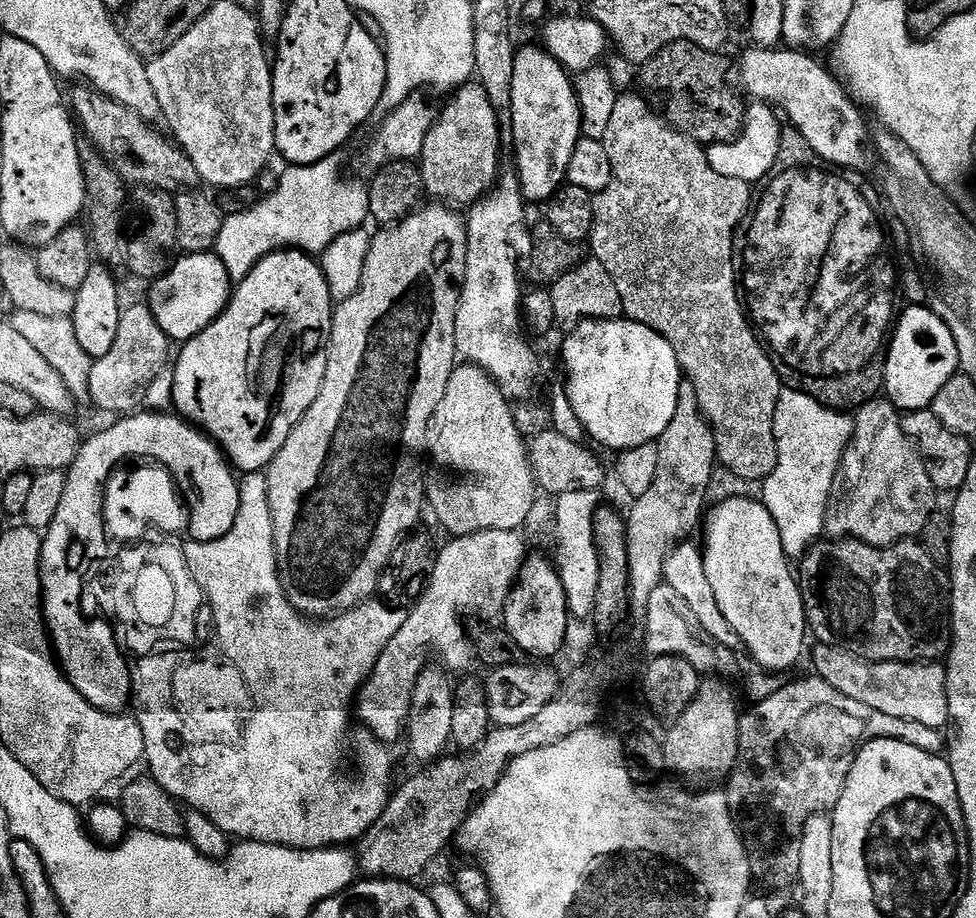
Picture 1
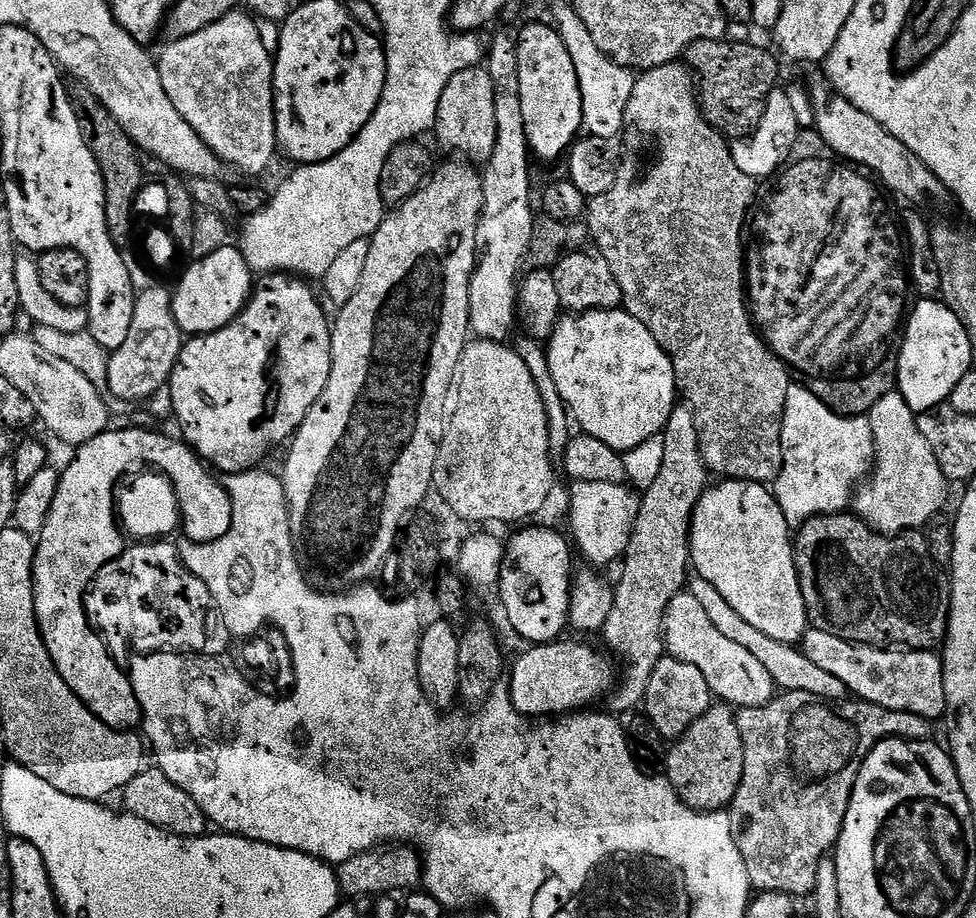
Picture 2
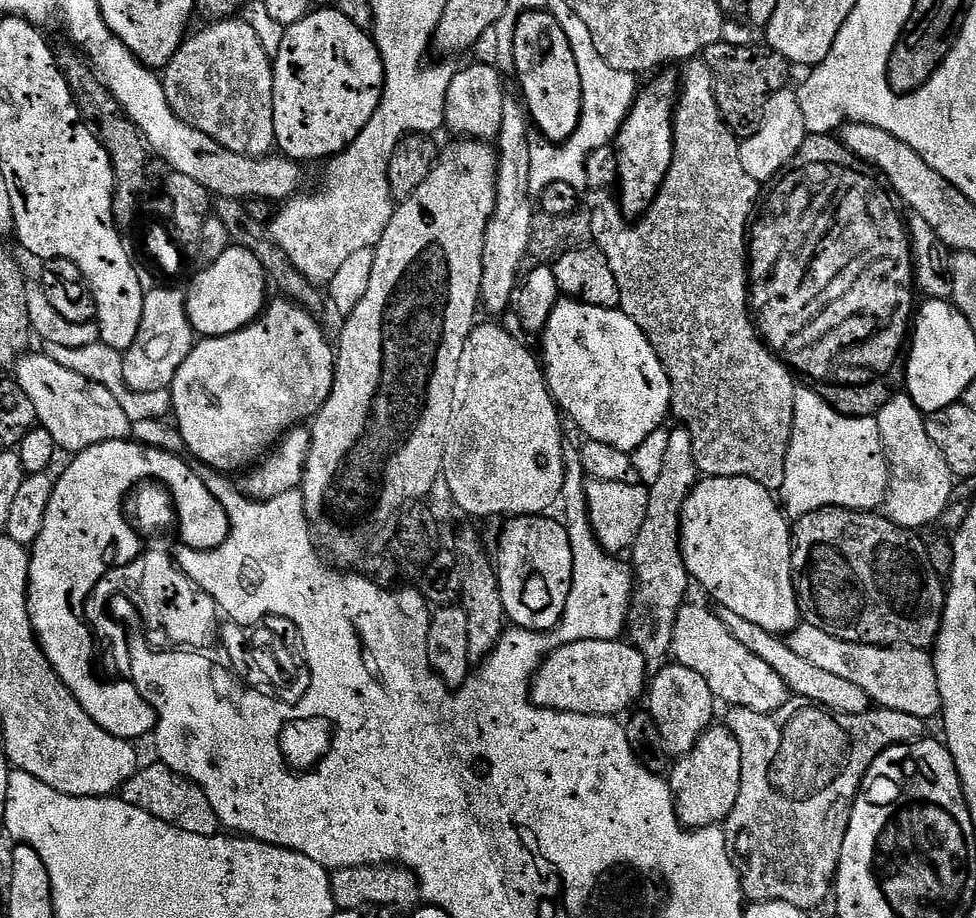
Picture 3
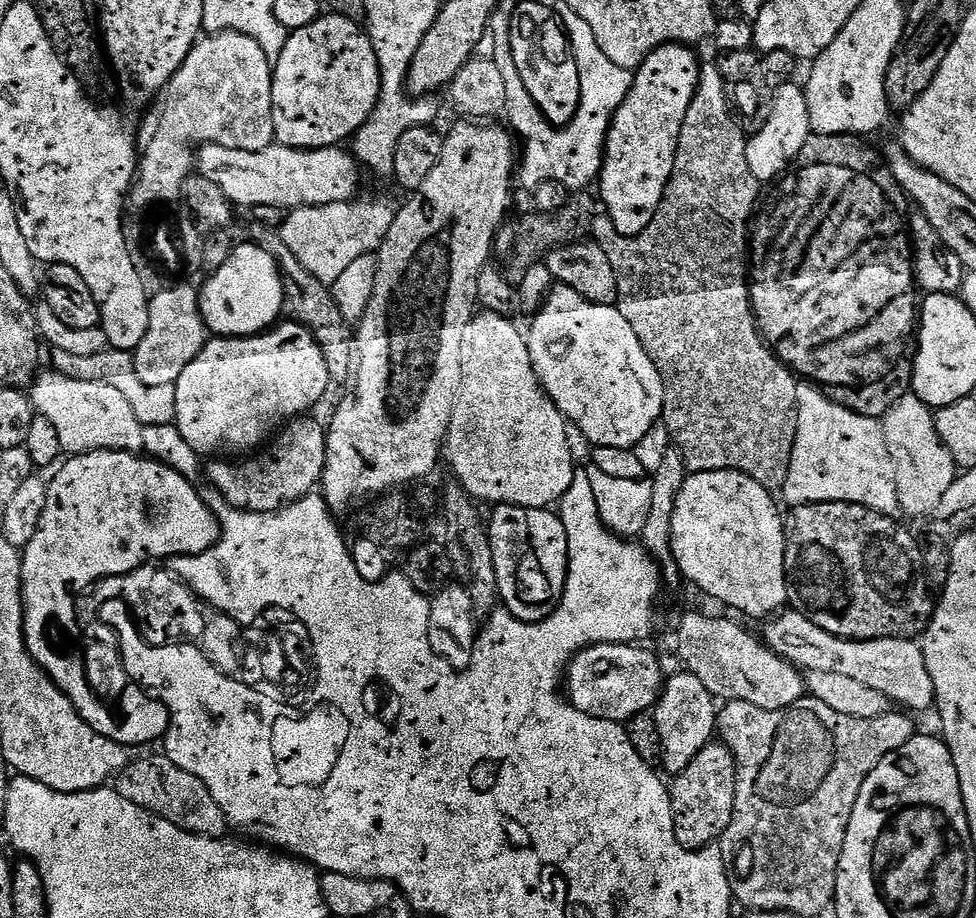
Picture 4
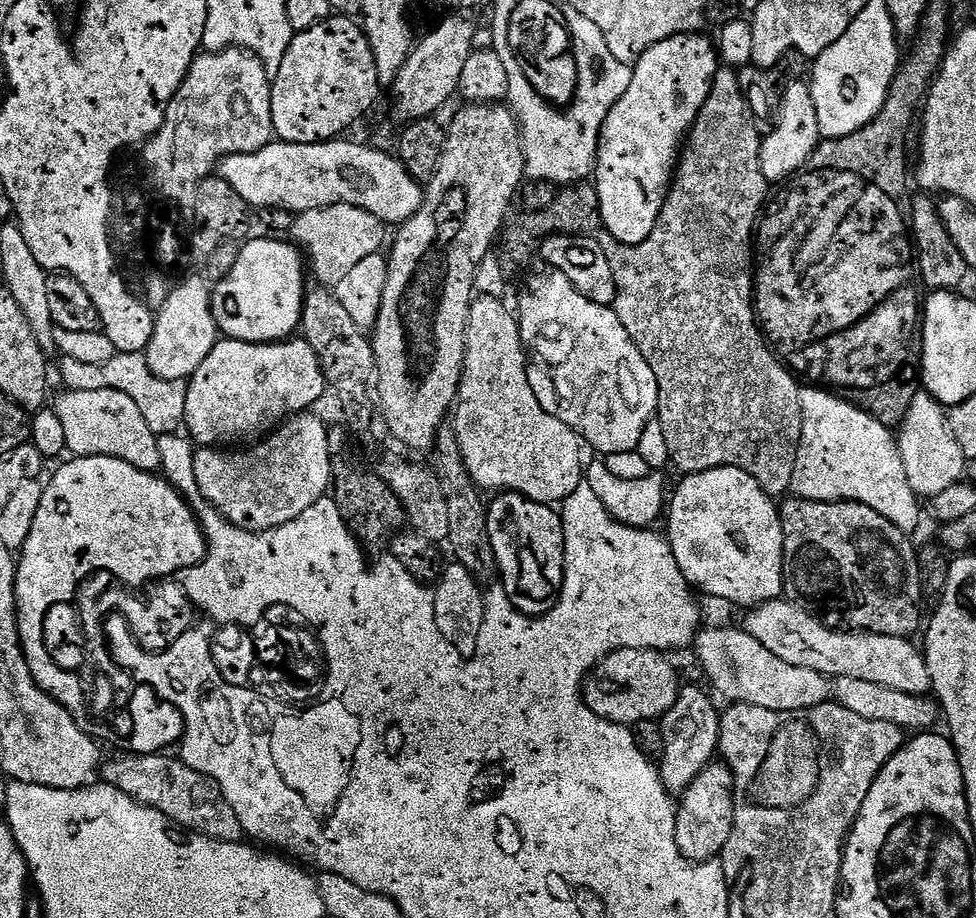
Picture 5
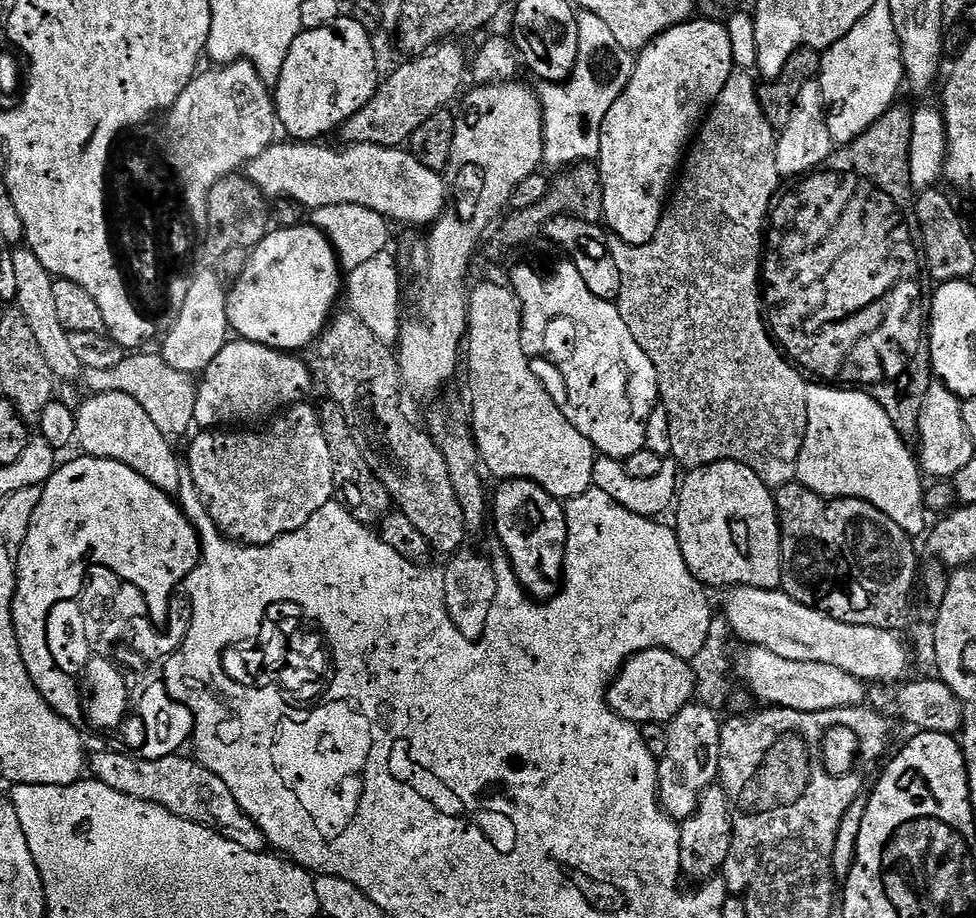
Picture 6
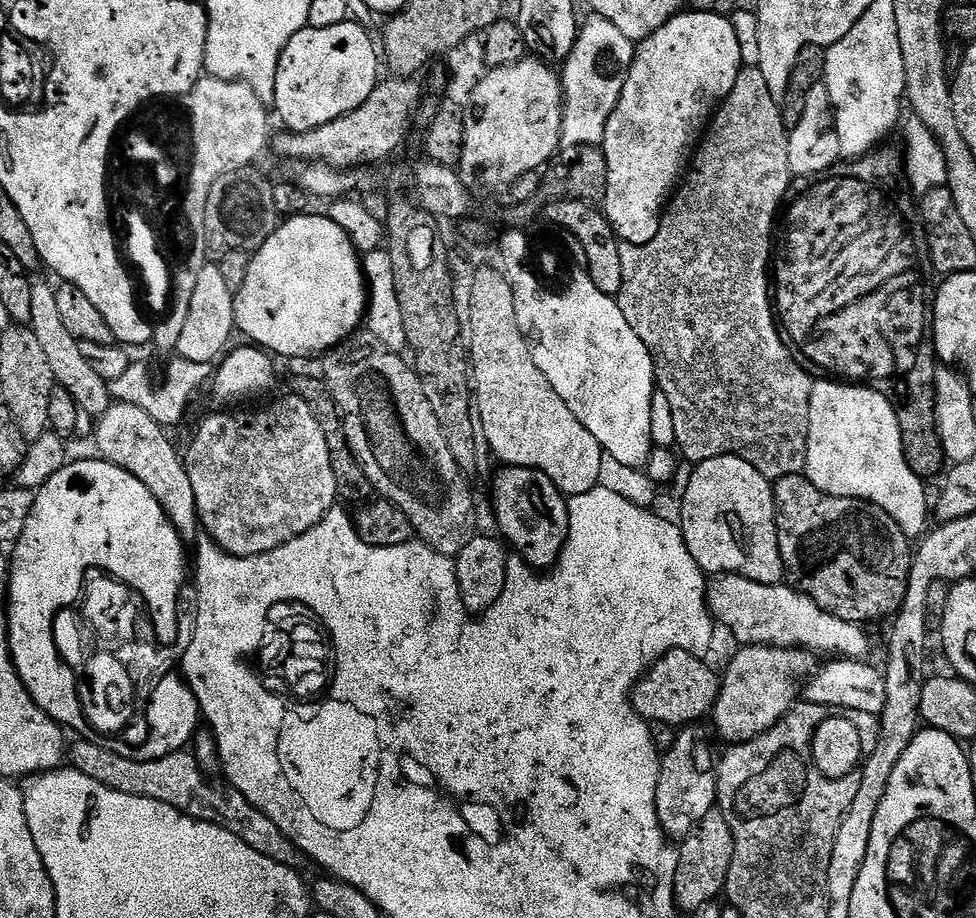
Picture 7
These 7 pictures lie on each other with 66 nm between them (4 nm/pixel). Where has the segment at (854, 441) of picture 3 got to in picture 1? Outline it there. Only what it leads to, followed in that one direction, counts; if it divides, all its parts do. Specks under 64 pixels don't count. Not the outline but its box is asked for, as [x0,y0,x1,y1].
[762,387,852,558]

